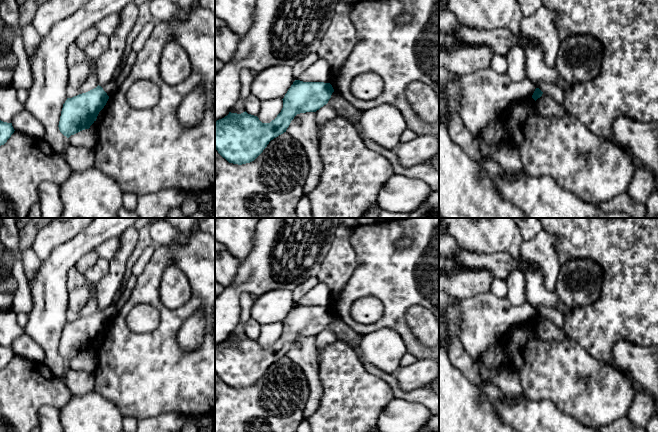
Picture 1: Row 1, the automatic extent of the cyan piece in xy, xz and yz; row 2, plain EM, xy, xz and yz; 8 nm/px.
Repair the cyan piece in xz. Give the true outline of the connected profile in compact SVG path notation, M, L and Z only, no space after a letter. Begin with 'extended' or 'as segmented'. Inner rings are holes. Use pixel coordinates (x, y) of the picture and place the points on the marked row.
as segmented | M295 80L283 100L283 108L270 123L262 123L246 111L231 113L215 122L215 149L229 163L254 161L269 142L286 132L297 114L316 112L326 105L334 89L330 83Z

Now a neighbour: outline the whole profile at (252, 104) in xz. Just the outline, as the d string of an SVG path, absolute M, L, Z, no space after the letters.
M253 94L249 95L244 99L245 111L248 114L257 116L260 112L261 102L262 101Z

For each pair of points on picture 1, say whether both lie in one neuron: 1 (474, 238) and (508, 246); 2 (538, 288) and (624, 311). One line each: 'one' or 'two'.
1: one
2: two

